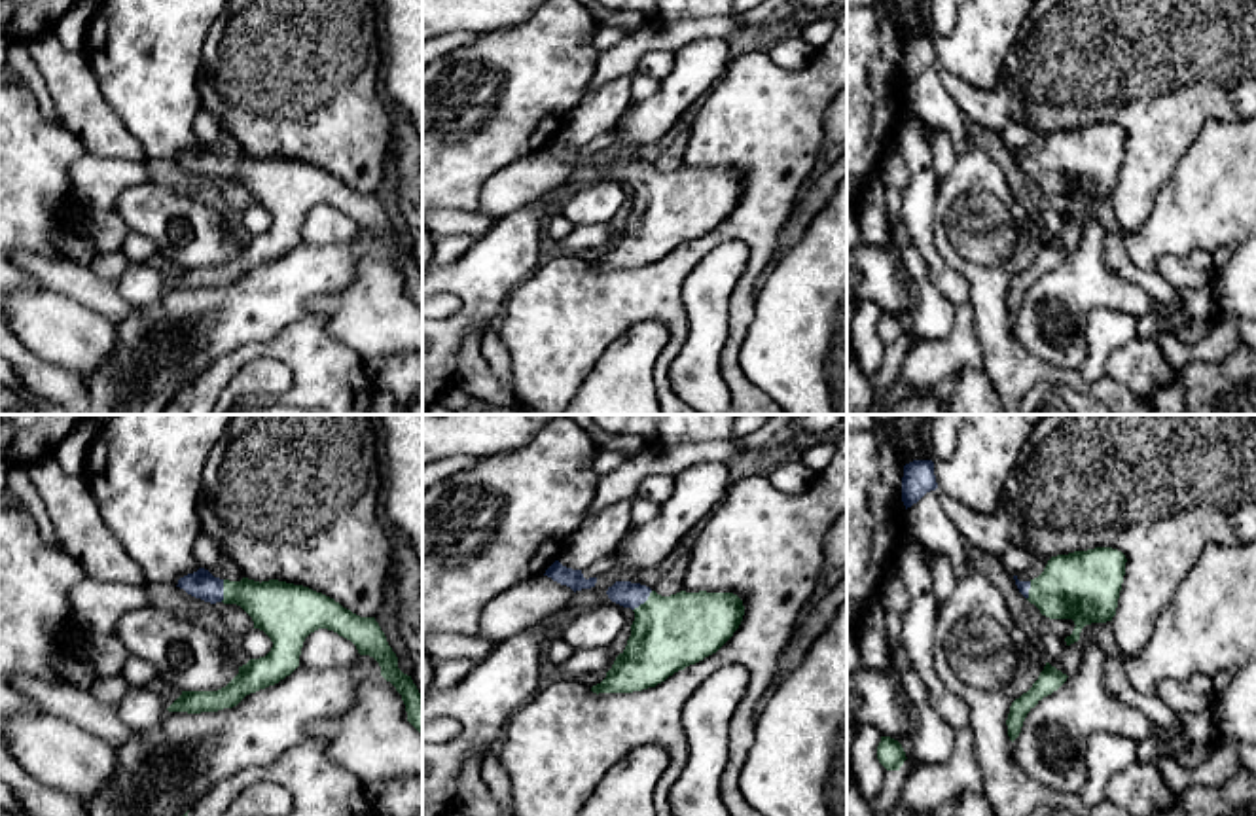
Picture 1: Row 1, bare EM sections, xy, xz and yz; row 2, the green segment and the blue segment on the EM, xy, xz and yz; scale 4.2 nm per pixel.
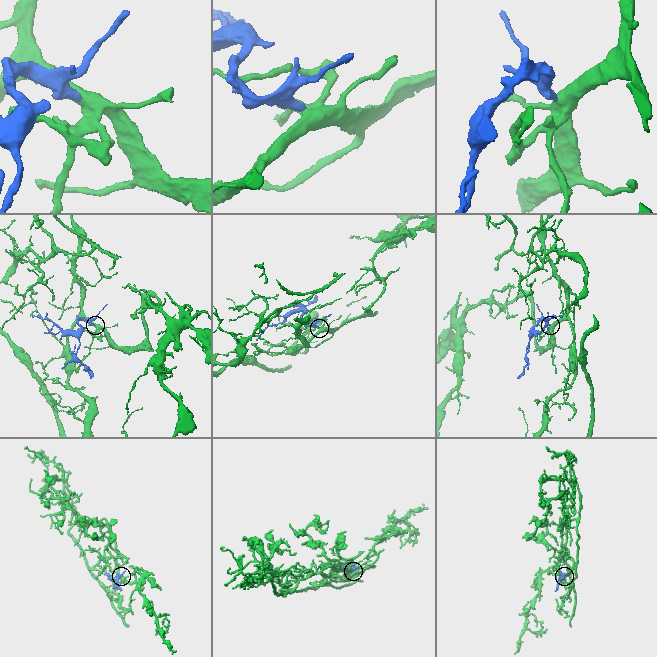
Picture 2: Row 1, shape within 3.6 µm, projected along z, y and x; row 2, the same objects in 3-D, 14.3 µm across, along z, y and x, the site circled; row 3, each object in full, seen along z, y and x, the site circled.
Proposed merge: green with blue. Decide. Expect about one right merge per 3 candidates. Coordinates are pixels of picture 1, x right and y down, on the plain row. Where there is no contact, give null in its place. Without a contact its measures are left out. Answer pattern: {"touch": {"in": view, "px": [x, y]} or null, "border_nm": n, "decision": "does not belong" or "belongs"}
{"touch": {"in": "xz", "px": [645, 178]}, "border_nm": 120, "decision": "belongs"}

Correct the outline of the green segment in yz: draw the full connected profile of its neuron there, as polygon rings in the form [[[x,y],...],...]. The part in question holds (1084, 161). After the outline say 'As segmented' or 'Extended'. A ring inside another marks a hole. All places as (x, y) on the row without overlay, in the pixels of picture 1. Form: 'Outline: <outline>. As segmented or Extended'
Outline: [[[1095,123],[1087,127],[1074,127],[1068,131],[1051,133],[1044,148],[1031,155],[1019,157],[1014,151],[1019,169],[1034,180],[1042,191],[1050,195],[1072,195],[1074,206],[1065,214],[1067,222],[1080,216],[1086,201],[1112,197],[1118,184],[1118,174],[1125,151],[1125,131],[1112,123]]]. Extended

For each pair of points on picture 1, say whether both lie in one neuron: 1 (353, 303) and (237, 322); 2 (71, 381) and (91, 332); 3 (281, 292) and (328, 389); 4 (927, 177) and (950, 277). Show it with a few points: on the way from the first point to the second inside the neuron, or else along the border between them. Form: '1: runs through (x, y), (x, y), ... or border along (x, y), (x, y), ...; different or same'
1: border along (347, 286), (315, 298), (309, 303), (309, 317); different
2: border along (35, 353), (53, 364), (74, 370), (82, 377); different
3: border along (309, 317), (287, 326), (271, 341), (256, 343); different
4: runs through (921, 201), (921, 239), (929, 252); same

